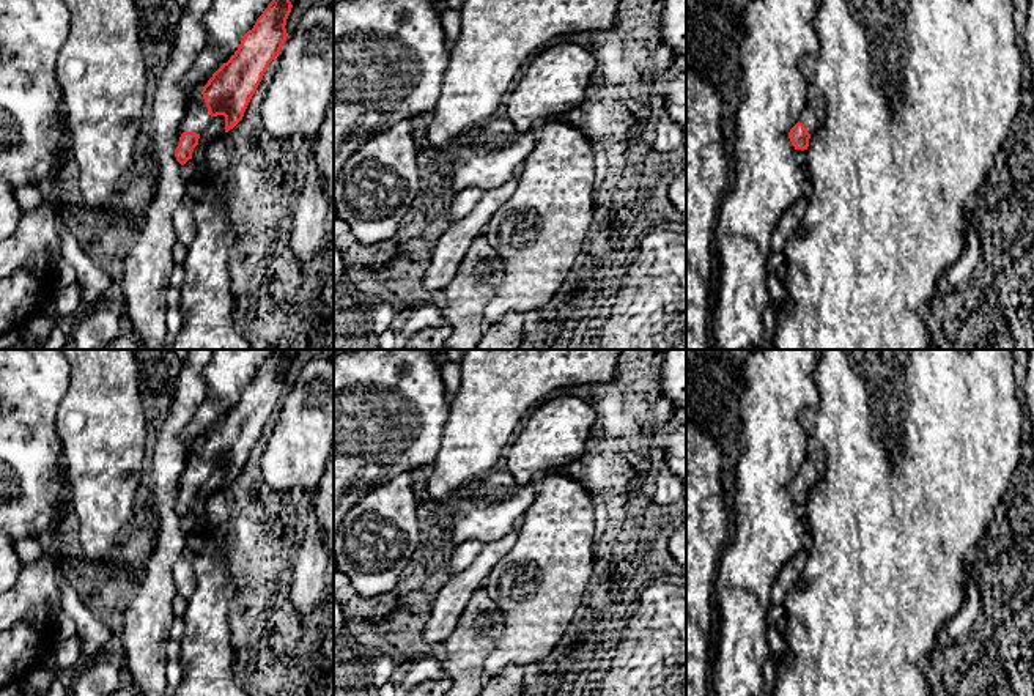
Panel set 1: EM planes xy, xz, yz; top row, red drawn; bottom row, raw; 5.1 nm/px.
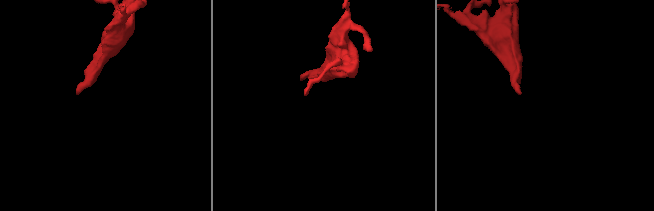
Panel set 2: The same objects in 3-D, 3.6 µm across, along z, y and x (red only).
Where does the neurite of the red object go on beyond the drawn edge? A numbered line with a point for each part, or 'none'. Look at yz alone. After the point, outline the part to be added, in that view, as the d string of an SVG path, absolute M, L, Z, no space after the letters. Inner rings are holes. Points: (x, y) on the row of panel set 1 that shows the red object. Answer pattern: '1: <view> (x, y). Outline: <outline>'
1: yz (812, 115). Outline: M811 88L800 123L803 123L807 132L812 134L822 128L823 118L825 107L822 98Z

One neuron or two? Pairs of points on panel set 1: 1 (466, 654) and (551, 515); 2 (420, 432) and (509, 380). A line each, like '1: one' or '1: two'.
1: two
2: two

